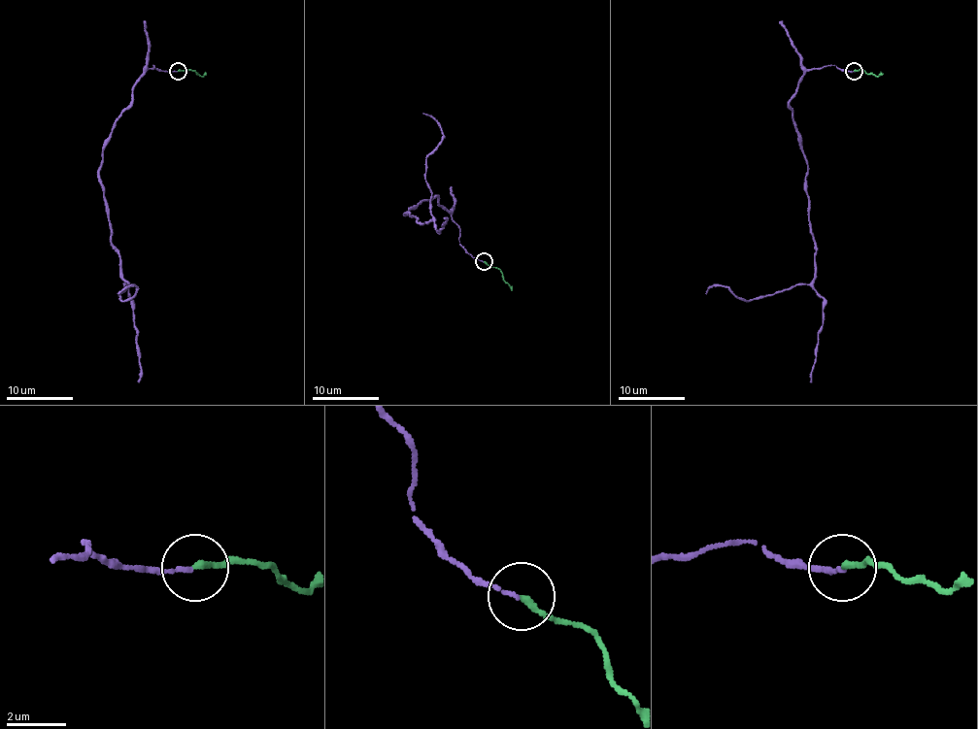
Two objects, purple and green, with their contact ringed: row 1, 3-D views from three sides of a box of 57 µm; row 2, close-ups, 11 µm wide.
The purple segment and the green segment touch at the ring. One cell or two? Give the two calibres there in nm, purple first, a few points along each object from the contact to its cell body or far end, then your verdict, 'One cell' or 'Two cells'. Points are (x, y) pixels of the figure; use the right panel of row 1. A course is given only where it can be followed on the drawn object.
Thickness 130 nm (purple) against 200 nm. Course of purple: (855, 71), (832, 64), (809, 70), (790, 101), (808, 166), (814, 279), (748, 300), (713, 285), (705, 293). Course of green: (855, 71), (859, 70), (877, 76), (881, 71). One cell

